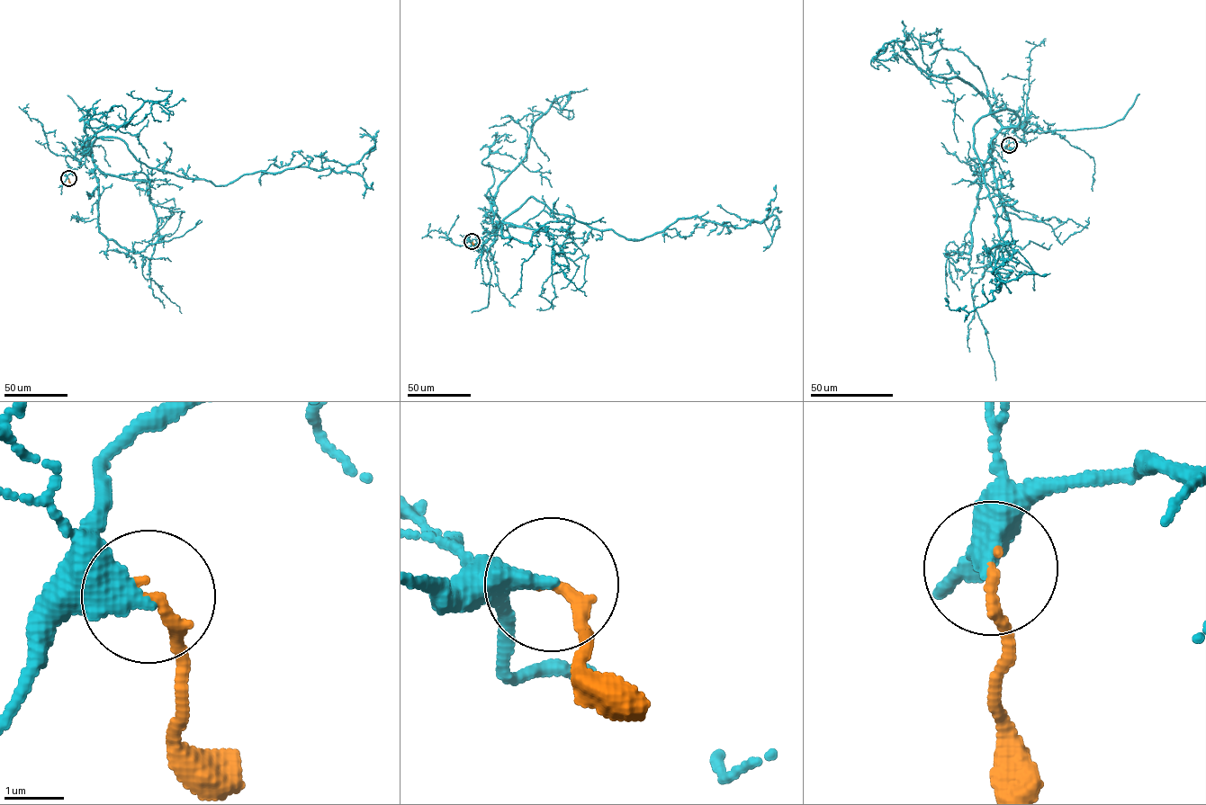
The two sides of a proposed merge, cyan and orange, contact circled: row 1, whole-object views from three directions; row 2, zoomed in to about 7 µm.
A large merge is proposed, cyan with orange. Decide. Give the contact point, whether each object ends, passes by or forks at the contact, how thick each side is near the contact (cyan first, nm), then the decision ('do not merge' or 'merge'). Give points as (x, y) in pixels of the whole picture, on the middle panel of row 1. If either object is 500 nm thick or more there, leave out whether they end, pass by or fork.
(472, 241) | cyan ends | orange ends | 400/200 nm | do not merge

